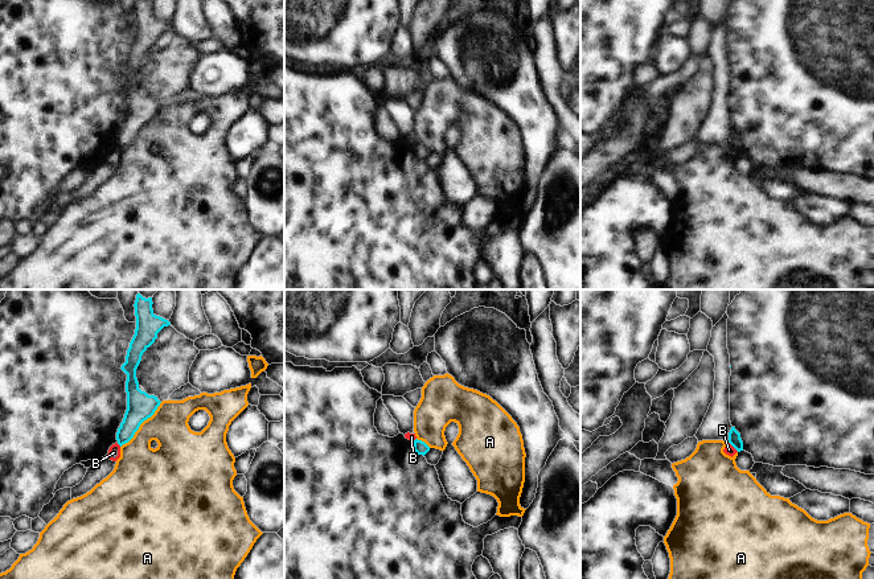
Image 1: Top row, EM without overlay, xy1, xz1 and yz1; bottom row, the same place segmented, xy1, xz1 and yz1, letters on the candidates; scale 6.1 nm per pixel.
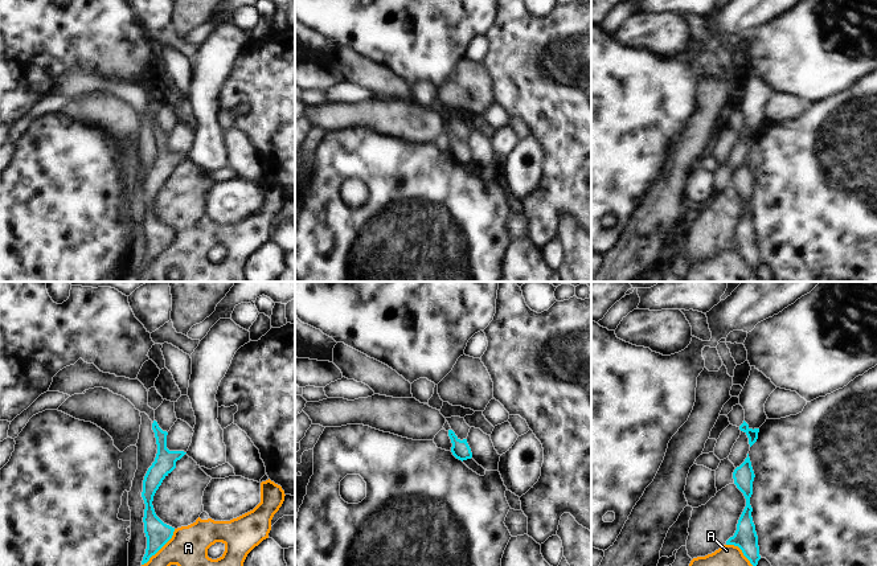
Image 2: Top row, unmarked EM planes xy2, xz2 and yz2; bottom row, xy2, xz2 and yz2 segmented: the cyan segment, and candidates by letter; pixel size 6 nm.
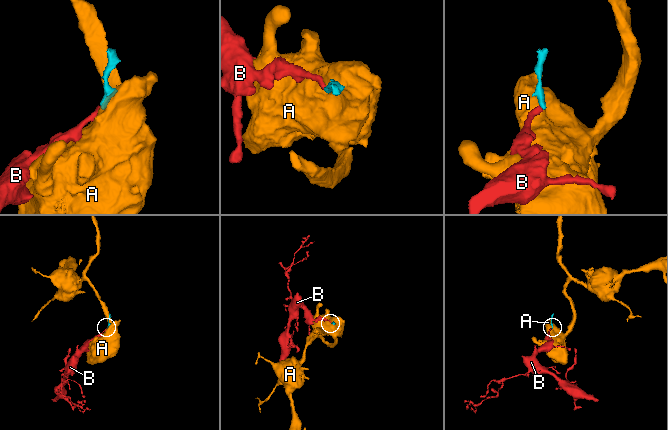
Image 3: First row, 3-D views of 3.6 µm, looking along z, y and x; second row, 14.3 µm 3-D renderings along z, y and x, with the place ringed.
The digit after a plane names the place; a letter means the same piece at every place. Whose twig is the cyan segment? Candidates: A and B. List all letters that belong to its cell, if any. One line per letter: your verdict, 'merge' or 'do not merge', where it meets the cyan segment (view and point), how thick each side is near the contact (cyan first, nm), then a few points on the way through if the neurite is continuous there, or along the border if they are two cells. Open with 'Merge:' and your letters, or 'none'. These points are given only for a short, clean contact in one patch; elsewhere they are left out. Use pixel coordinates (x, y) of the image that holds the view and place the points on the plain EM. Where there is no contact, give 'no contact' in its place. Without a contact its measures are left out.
Merge: none
A: do not merge | xy1 (140, 127) | 170/260 nm | along xy1 (161, 106), (120, 151)
B: do not merge | yz1 (734, 151) | 80/70 nm | along yz1 (729, 146), (738, 155)

